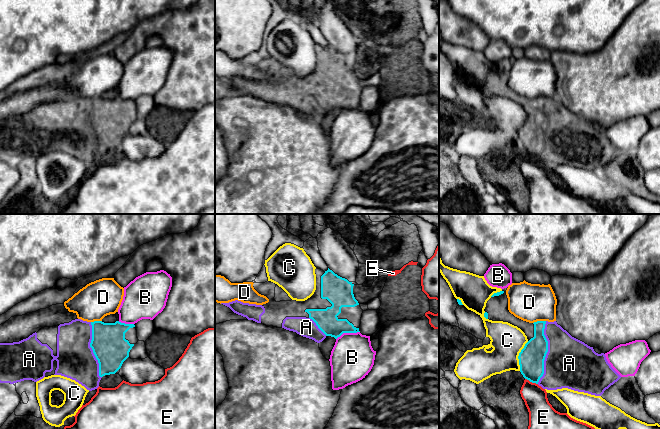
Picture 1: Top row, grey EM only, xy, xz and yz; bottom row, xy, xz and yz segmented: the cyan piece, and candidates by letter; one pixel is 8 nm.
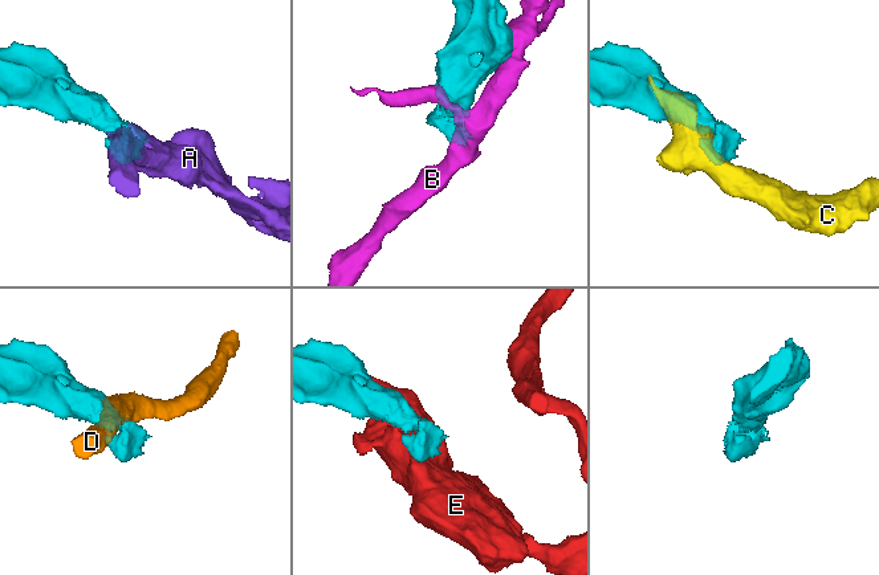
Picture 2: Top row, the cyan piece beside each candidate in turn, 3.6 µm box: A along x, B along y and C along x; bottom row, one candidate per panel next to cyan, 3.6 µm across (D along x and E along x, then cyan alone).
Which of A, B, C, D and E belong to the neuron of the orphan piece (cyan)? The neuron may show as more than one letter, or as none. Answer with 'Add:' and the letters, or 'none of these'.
Add: A

